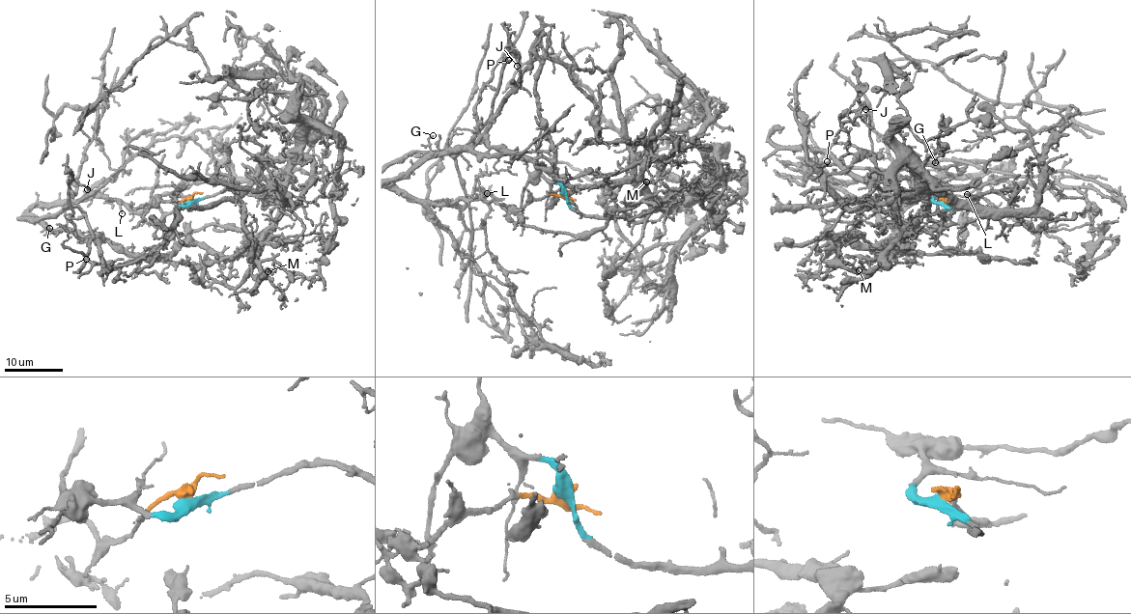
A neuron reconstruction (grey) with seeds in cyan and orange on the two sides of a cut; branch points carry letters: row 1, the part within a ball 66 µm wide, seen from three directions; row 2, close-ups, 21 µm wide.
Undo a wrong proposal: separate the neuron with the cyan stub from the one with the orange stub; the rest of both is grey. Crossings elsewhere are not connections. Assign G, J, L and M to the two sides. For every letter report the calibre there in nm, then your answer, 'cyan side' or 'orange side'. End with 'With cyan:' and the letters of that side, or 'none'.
G: calibre 130 nm; orange side
J: calibre 130 nm; orange side
L: calibre 120 nm; orange side
M: calibre 160 nm; cyan side
With cyan: M

